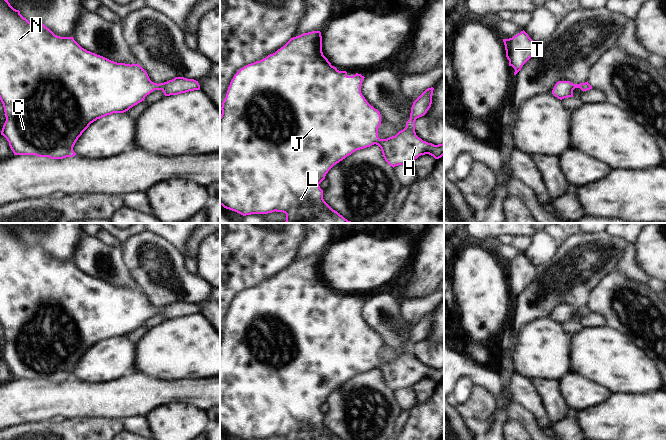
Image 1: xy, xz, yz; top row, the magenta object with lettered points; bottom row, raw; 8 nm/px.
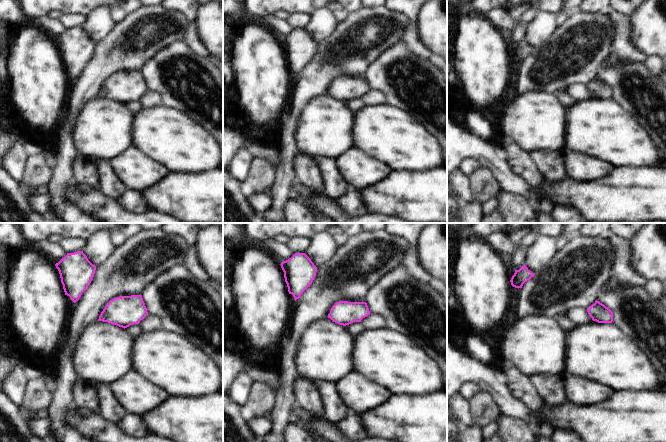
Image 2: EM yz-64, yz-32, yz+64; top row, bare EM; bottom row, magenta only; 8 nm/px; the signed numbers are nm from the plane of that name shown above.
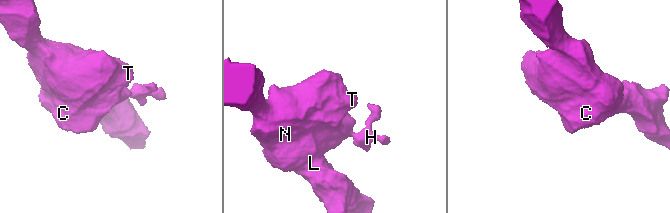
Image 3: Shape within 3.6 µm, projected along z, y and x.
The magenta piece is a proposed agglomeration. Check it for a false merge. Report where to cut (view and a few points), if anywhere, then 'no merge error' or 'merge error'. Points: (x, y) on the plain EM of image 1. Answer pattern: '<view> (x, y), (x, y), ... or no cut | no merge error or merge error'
no cut | no merge error

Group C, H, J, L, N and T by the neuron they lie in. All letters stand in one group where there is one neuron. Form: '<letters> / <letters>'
C H J L N T

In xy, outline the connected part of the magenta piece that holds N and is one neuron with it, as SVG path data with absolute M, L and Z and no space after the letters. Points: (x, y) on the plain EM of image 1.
M0 223L0 324L6 341L1 359L9 366L14 379L51 383L73 381L76 365L91 347L113 337L128 335L154 314L162 314L165 320L170 320L200 314L200 309L184 301L154 307L138 287L117 287L87 275L73 261L57 260L42 246L30 247L7 223Z

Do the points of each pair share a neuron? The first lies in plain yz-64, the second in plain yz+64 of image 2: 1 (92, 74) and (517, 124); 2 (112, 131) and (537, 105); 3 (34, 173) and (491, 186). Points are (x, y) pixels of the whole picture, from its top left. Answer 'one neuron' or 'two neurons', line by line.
1: two neurons
2: one neuron
3: one neuron

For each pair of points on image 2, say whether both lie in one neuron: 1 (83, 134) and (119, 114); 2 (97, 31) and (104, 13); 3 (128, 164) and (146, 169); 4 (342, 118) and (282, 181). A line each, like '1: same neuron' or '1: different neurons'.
1: same neuron
2: same neuron
3: same neuron
4: different neurons

